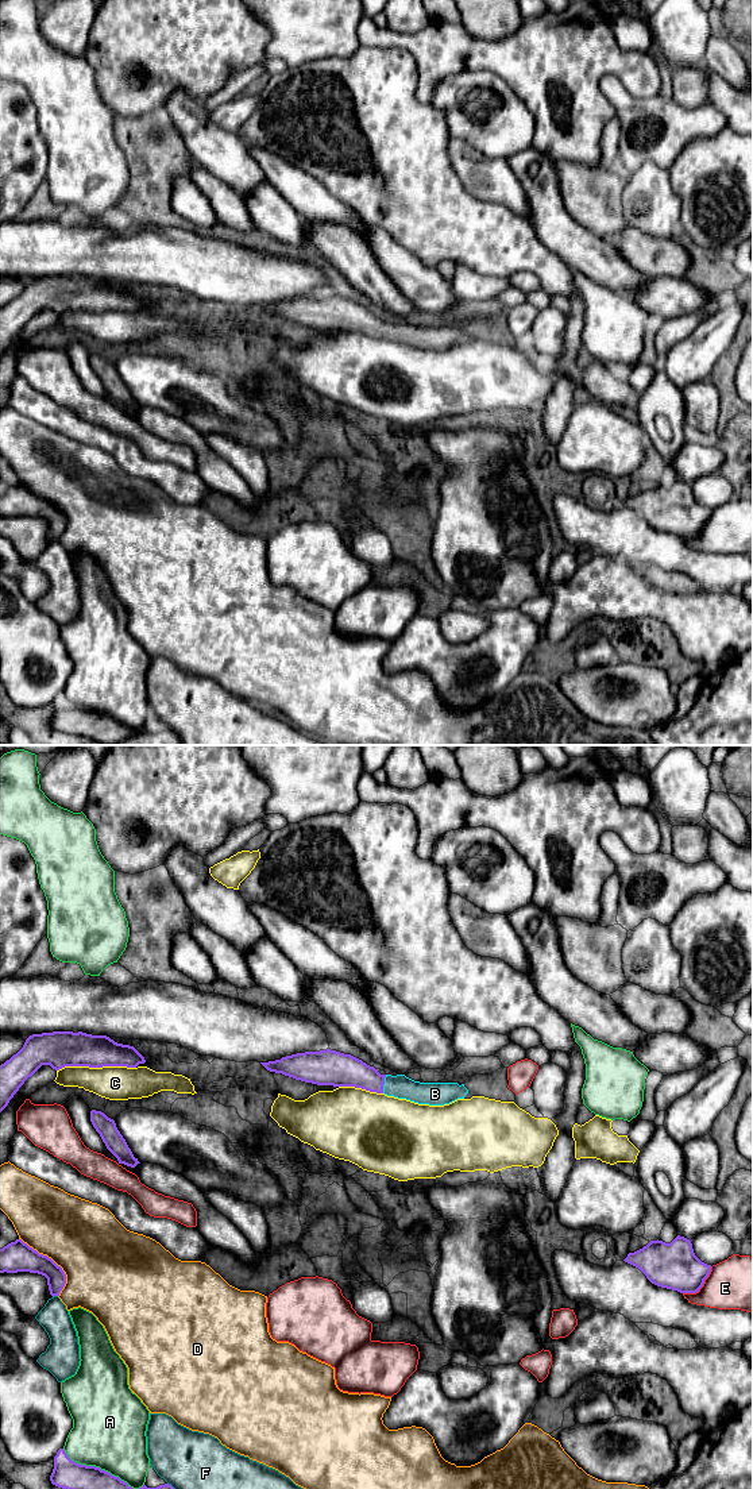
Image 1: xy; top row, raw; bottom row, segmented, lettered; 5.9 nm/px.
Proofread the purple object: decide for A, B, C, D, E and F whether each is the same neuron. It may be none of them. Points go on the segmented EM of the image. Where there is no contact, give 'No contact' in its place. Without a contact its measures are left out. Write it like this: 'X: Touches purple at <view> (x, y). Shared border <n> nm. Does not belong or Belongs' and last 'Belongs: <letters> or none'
A: Touches purple at xy (97, 1468). Shared border 500 nm. Does not belong
B: Touches purple at xy (383, 1083). Shared border 110 nm. Belongs
C: Touches purple at xy (96, 1067). Shared border 480 nm. Does not belong
D: Touches purple at xy (53, 1261). Shared border 420 nm. Does not belong
E: Touches purple at xy (702, 1285). Shared border 240 nm. Does not belong
F: Touches purple at xy (54, 1295). Shared border 40 nm. Does not belong
Belongs: B

